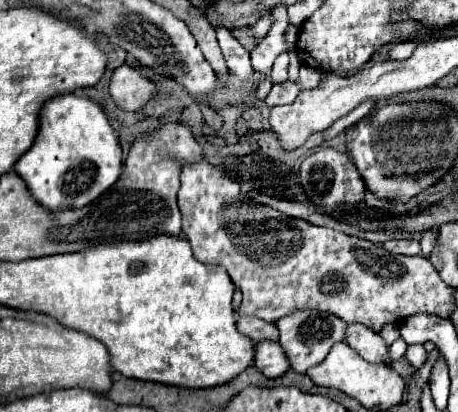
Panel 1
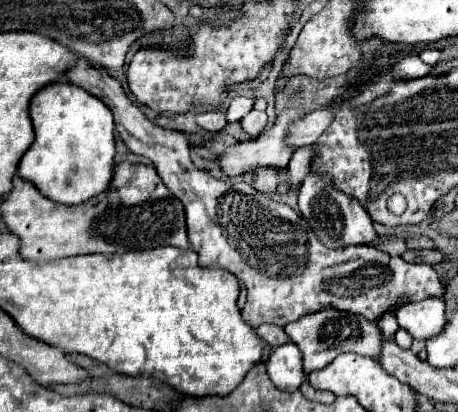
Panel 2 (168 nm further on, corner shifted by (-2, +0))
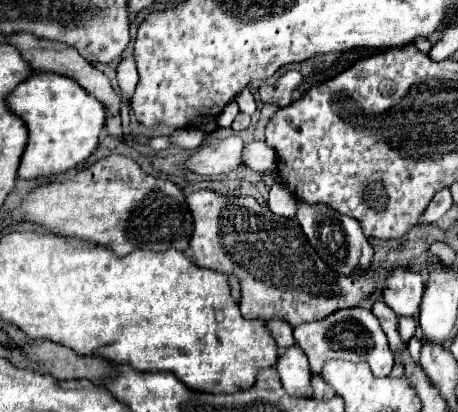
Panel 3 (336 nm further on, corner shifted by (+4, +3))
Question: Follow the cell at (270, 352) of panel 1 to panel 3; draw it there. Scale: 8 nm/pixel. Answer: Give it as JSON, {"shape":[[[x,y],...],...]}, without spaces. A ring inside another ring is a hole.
{"shape":[[[292,346],[288,348],[276,362],[276,370],[280,374],[282,386],[288,394],[292,396],[312,396],[312,372],[308,366],[308,358],[306,354],[298,348]]]}

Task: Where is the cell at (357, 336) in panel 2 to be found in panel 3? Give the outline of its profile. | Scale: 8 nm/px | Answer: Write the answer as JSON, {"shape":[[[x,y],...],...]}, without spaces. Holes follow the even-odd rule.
{"shape":[[[344,308],[344,310],[338,310],[336,314],[330,314],[328,318],[320,320],[320,322],[300,324],[294,328],[294,338],[296,338],[296,344],[308,356],[314,376],[322,374],[324,364],[332,358],[364,362],[370,366],[372,374],[376,374],[376,376],[388,376],[394,366],[394,358],[388,348],[386,334],[384,334],[378,318],[366,308]]]}

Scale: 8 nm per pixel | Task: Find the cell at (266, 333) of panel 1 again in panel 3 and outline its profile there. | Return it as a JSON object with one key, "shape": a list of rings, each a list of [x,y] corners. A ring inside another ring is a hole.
{"shape":[[[270,320],[268,322],[268,330],[270,334],[274,336],[280,352],[286,350],[288,346],[294,346],[294,336],[292,336],[292,326],[288,322],[282,322],[282,320]]]}

